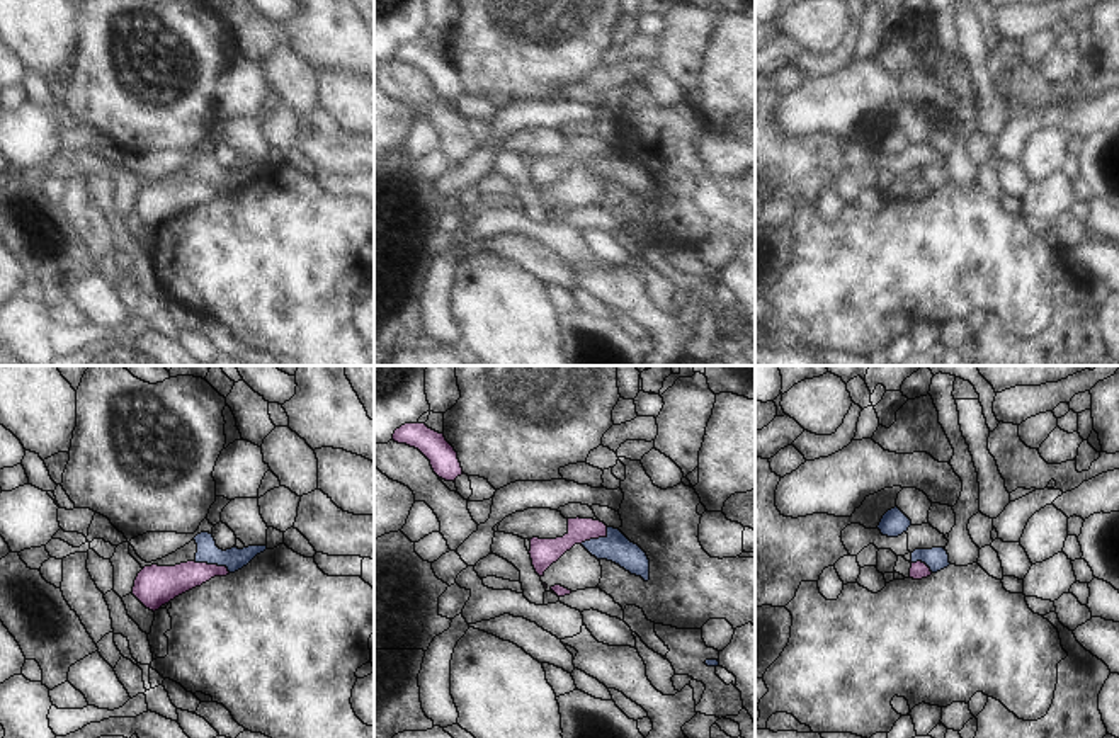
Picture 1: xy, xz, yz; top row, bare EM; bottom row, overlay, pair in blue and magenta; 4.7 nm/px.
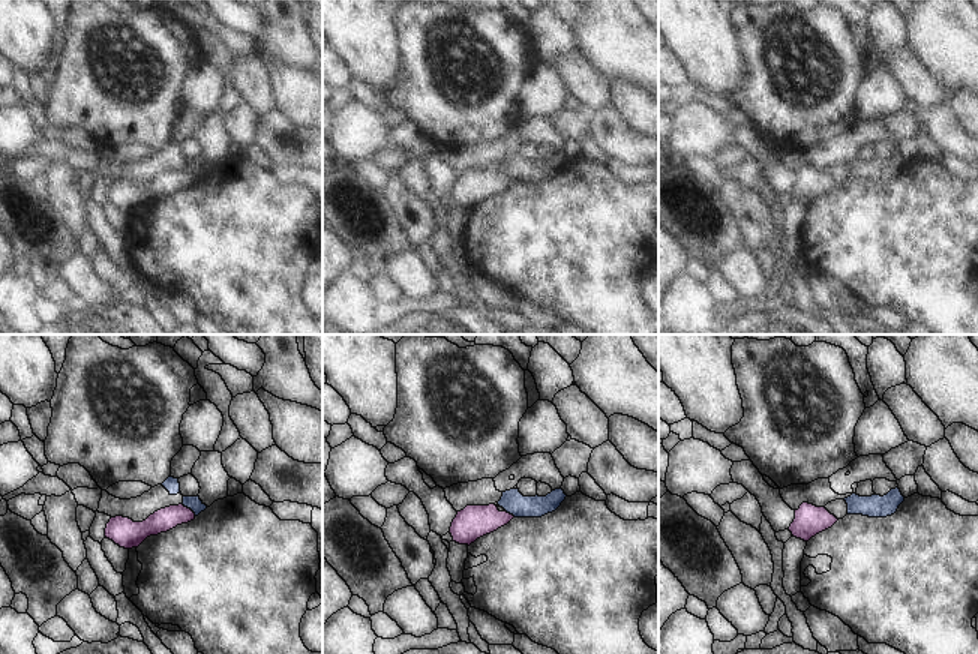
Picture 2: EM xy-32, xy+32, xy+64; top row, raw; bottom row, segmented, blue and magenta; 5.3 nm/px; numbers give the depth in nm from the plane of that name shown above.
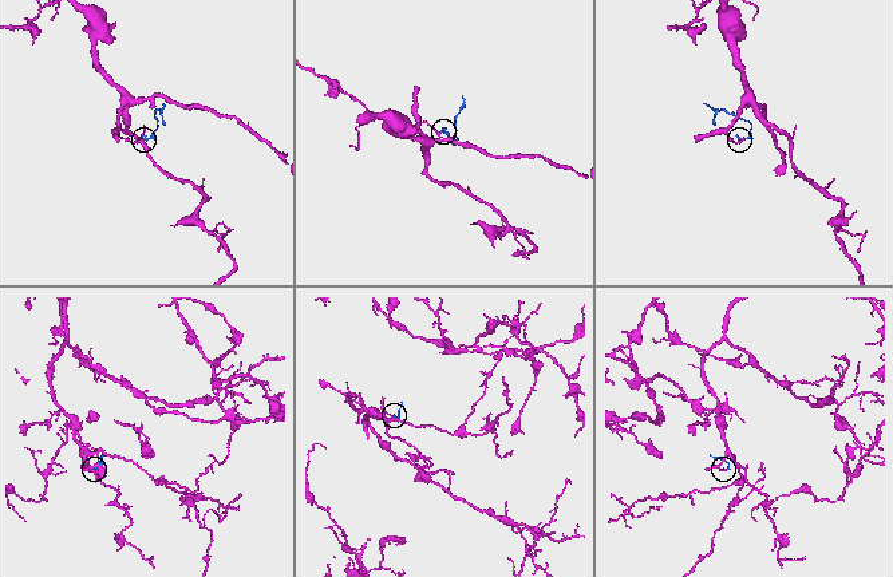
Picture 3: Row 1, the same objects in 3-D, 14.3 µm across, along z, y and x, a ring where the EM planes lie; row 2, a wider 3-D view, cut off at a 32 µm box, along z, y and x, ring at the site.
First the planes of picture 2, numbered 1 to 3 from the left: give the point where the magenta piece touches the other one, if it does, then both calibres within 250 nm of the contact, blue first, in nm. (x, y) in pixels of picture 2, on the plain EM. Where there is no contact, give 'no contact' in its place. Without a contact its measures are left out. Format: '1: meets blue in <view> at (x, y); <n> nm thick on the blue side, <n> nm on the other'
1: meets blue in xy-32 at (189, 171); 80 nm thick on the blue side, 120 nm on the other
2: meets blue in xy+32 at (510, 177); 120 nm thick on the blue side, 180 nm on the other
3: no contact

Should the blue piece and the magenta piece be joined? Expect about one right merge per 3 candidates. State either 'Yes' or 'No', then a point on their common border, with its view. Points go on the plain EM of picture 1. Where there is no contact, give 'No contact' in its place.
No. Touches blue at xy (213, 182).

